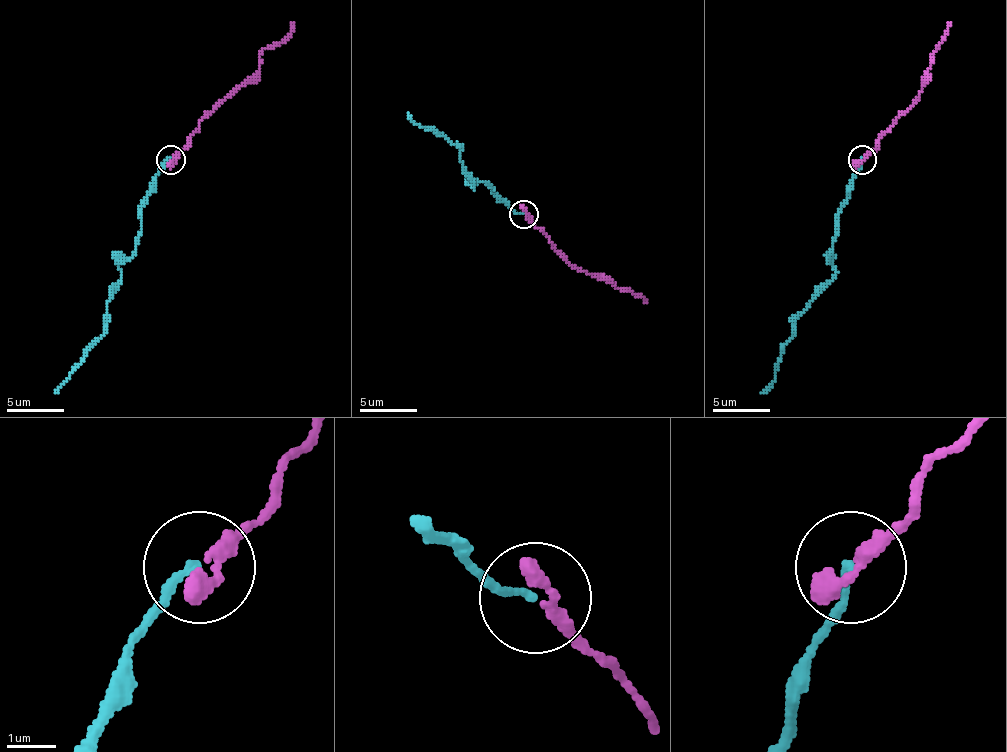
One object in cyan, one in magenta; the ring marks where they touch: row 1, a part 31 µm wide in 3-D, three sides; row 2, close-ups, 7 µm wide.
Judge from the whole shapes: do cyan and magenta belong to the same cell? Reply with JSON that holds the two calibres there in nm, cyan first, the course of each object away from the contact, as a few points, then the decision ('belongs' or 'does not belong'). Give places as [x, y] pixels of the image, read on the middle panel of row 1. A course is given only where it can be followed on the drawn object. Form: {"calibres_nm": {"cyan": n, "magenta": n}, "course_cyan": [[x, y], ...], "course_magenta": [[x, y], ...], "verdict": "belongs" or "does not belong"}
{"calibres_nm": {"cyan": 160, "magenta": 240}, "course_cyan": [[523, 213], [509, 205], [489, 185], [474, 182], [474, 187], [457, 147], [440, 133], [420, 127], [408, 113]], "course_magenta": [[526, 216], [580, 271], [603, 274], [646, 302]], "verdict": "belongs"}

